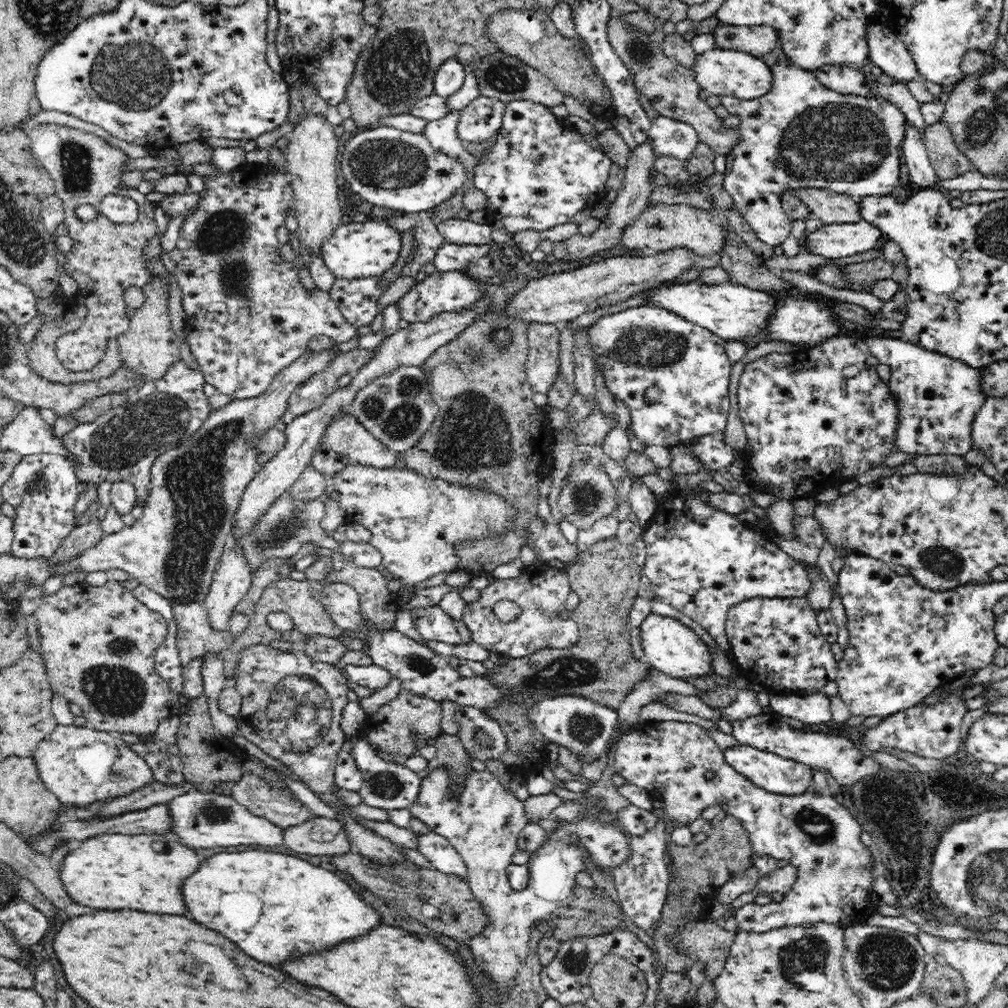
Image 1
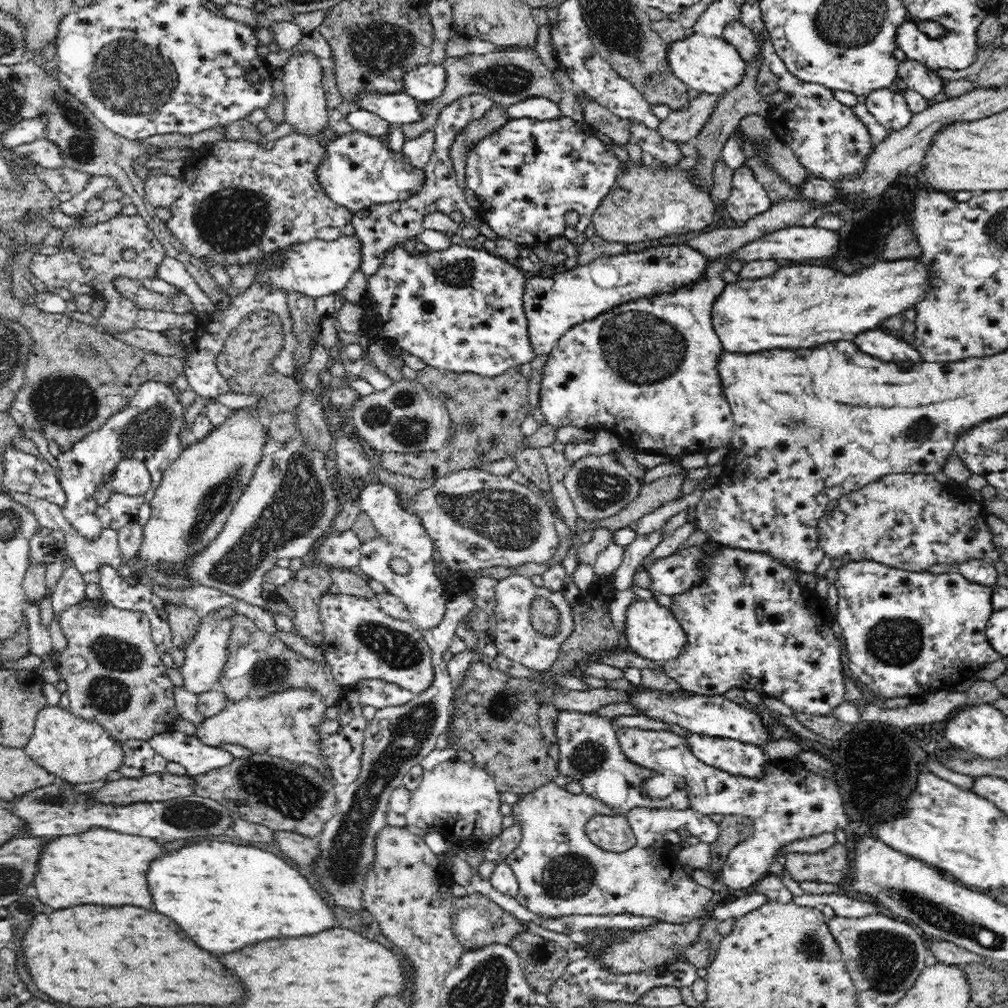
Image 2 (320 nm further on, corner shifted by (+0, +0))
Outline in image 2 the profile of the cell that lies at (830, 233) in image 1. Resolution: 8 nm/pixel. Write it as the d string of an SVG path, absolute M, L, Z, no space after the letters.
M791 225L790 228L778 229L776 232L772 232L772 234L764 235L758 240L741 246L737 251L729 255L710 259L707 262L707 264L710 264L710 280L706 280L706 284L698 284L698 288L694 288L694 292L678 292L678 296L662 296L662 300L658 300L656 296L633 300L633 302L621 304L620 307L611 308L610 311L596 316L594 320L570 327L558 339L554 350L549 352L548 359L541 370L542 379L540 382L540 402L538 407L546 417L547 422L554 426L576 426L576 428L585 428L592 431L610 431L616 434L626 447L632 447L636 451L649 452L652 455L674 456L674 458L679 459L685 454L696 454L696 452L709 453L722 448L722 446L729 447L733 437L733 414L731 406L725 397L718 372L718 357L724 350L722 350L722 343L717 332L713 329L712 314L712 307L716 302L716 297L721 293L722 287L725 285L722 279L722 272L727 270L726 264L730 260L741 260L743 263L758 260L777 260L780 262L780 258L782 258L782 263L786 263L787 261L803 261L806 258L826 258L832 256L834 252L838 252L838 242L840 242L840 236L836 232L824 230L824 228L817 227L816 225Z

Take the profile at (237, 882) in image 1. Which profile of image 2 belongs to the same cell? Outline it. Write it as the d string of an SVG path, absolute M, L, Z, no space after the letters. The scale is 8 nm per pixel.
M216 840L184 844L176 848L174 854L162 856L162 860L150 868L150 892L154 892L154 910L170 916L200 948L210 952L234 952L268 938L312 936L334 924L330 906L310 888L304 876L277 855L251 845L238 846Z

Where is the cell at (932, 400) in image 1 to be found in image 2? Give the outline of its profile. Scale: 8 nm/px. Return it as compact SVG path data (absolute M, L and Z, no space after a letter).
M880 328L861 332L854 337L854 342L862 352L876 356L886 362L898 362L898 360L914 360L914 362L924 361L921 353L902 339L881 331Z

